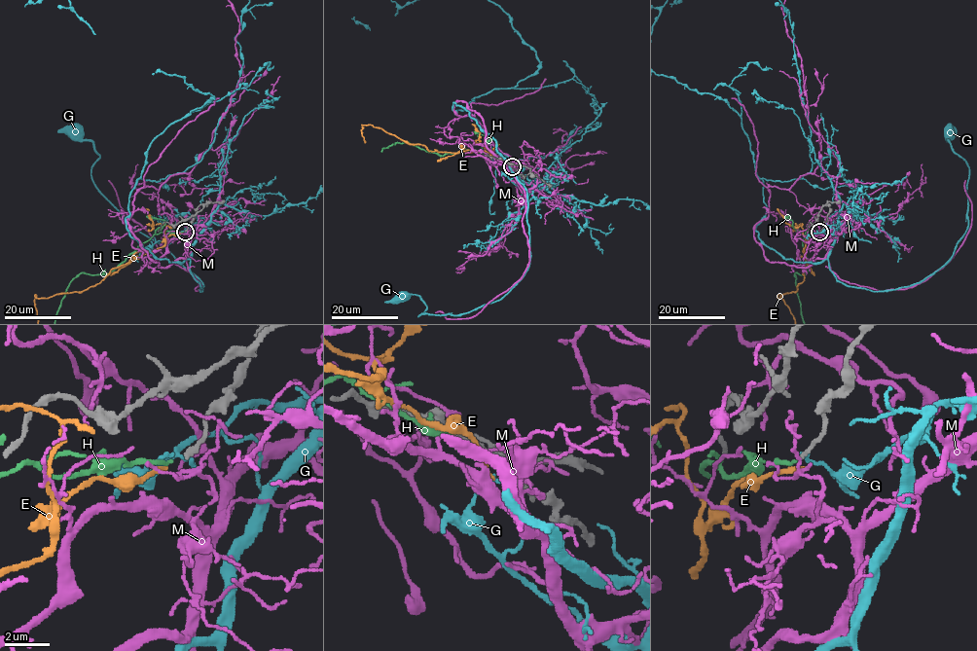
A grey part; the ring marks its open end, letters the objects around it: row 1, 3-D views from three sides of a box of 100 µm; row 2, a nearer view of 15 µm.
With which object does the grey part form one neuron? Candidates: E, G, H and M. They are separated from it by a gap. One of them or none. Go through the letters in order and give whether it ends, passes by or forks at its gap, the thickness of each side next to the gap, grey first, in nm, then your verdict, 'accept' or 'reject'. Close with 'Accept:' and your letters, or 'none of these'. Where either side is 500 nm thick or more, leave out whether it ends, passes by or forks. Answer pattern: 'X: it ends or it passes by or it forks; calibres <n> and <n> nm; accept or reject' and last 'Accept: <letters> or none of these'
E: it ends; calibres 170 and 160 nm; reject
G: it ends; calibres 170 and 140 nm; reject
H: it ends; calibres 170 and 160 nm; accept
M: it forks; calibres 170 and 130 nm; reject
Accept: H

